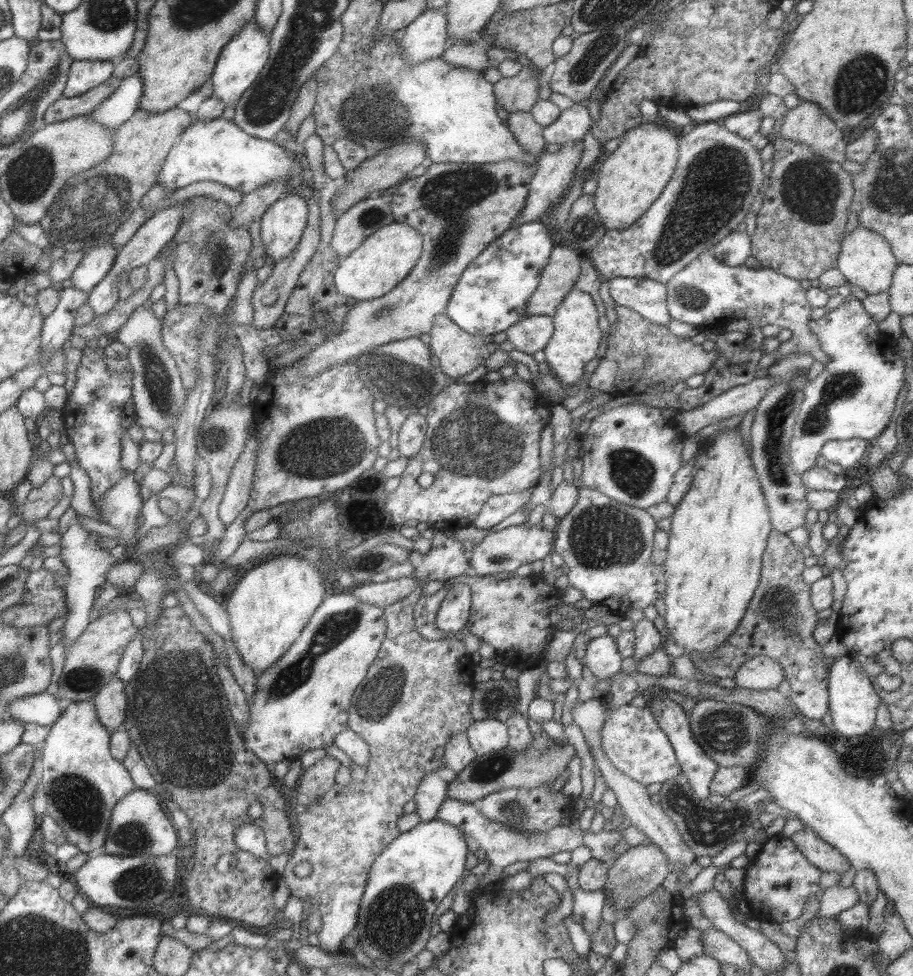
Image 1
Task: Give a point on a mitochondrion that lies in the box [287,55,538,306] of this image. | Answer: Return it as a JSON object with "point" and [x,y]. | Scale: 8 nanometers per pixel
{"point":[376,111]}

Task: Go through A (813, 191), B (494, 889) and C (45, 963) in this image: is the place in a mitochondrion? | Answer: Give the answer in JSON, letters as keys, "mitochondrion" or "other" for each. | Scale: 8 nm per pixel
{"A":"mitochondrion","B":"other","C":"mitochondrion"}

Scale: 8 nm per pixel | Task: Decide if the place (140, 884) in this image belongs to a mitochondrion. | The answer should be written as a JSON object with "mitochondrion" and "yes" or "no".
{"mitochondrion":"yes"}

